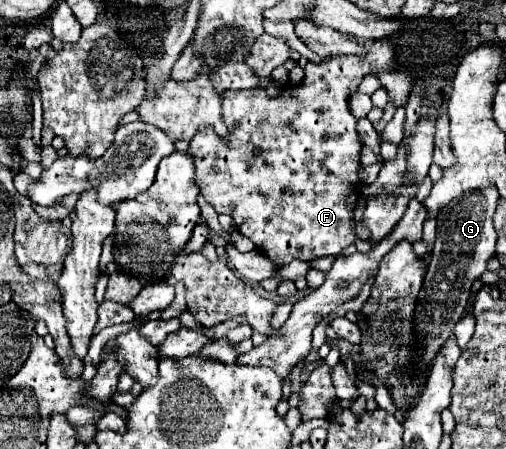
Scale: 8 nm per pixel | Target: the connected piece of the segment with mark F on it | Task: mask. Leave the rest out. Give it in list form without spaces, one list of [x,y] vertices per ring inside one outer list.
[[[363,39],[365,45],[369,45],[369,53],[365,53],[365,57],[327,57],[321,63],[307,63],[305,65],[305,77],[299,85],[285,85],[281,89],[279,95],[269,97],[265,93],[265,89],[247,89],[247,91],[225,91],[221,95],[221,115],[223,121],[229,129],[229,137],[227,141],[217,137],[217,133],[213,133],[213,129],[201,129],[195,133],[195,137],[191,139],[191,147],[189,151],[195,157],[195,167],[197,167],[197,185],[201,189],[201,195],[205,197],[205,201],[219,213],[219,215],[229,215],[235,223],[235,227],[249,237],[257,251],[261,251],[263,255],[267,255],[273,263],[277,265],[285,265],[291,263],[293,259],[301,259],[301,261],[313,261],[325,255],[341,255],[341,251],[351,245],[357,237],[355,231],[351,227],[353,221],[353,209],[355,203],[359,199],[359,153],[361,153],[361,141],[357,135],[357,119],[353,117],[351,109],[349,109],[349,99],[351,95],[357,91],[357,85],[361,83],[361,79],[373,71],[393,71],[395,69],[395,61],[393,61],[393,45],[389,45],[387,39]]]

